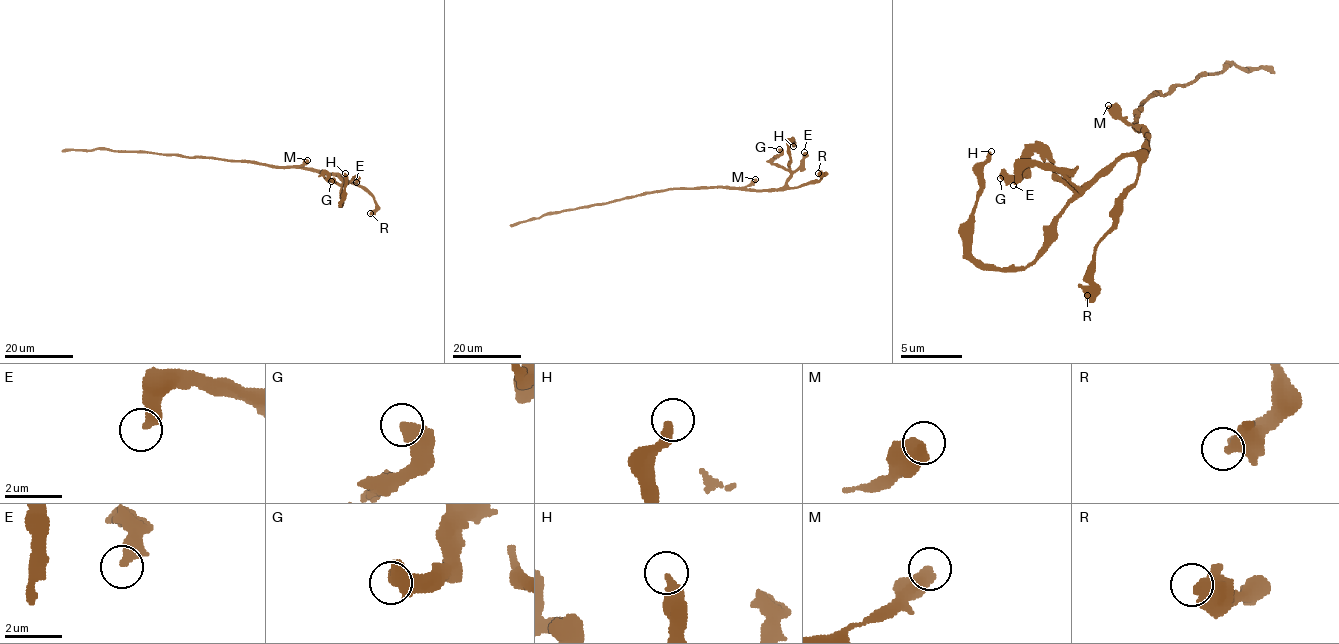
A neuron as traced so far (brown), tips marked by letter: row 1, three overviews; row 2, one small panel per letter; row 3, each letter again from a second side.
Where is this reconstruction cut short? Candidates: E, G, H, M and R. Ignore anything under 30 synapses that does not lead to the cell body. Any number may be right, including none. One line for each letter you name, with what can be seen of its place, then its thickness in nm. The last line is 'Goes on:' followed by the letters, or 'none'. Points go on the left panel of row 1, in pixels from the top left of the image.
Goes on: none

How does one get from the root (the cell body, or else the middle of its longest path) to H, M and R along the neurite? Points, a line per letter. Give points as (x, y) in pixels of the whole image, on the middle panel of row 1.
H: (691, 188), (781, 189), (790, 175), (789, 140), (793, 146)
M: (691, 188), (744, 188), (755, 179)
R: (691, 188), (794, 188), (817, 182), (824, 175), (818, 173)

